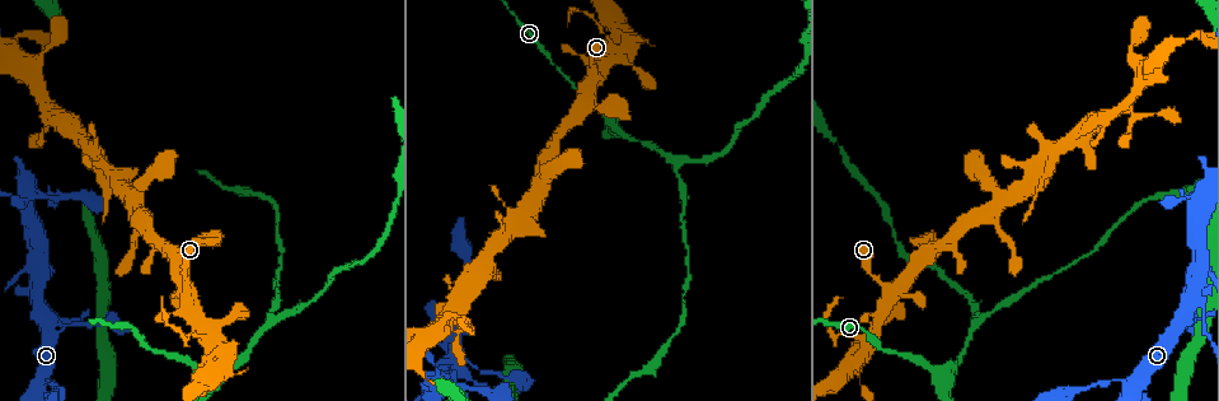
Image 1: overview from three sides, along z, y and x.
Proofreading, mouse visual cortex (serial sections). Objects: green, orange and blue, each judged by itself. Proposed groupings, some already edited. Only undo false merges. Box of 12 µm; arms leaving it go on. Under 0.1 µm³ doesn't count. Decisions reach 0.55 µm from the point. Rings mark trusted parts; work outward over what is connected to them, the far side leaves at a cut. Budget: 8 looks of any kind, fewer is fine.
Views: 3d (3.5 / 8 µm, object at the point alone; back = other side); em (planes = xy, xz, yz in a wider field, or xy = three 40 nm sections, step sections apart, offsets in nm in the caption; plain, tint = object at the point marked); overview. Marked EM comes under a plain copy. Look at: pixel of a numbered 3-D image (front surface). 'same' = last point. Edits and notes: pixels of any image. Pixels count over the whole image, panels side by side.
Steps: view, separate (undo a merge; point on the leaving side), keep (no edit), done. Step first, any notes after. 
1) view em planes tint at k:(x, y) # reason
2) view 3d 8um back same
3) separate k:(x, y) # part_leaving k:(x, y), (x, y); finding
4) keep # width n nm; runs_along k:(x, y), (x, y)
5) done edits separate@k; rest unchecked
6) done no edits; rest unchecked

view 3d 3.5um at 1:(622, 52) # four arms meet

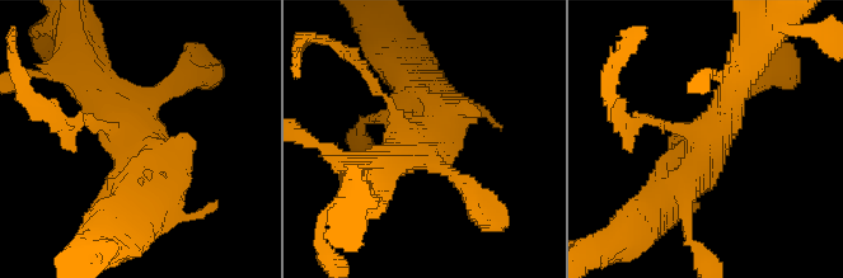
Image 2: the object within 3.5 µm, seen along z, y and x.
view em xy step 3 tint at 2:(709, 142)

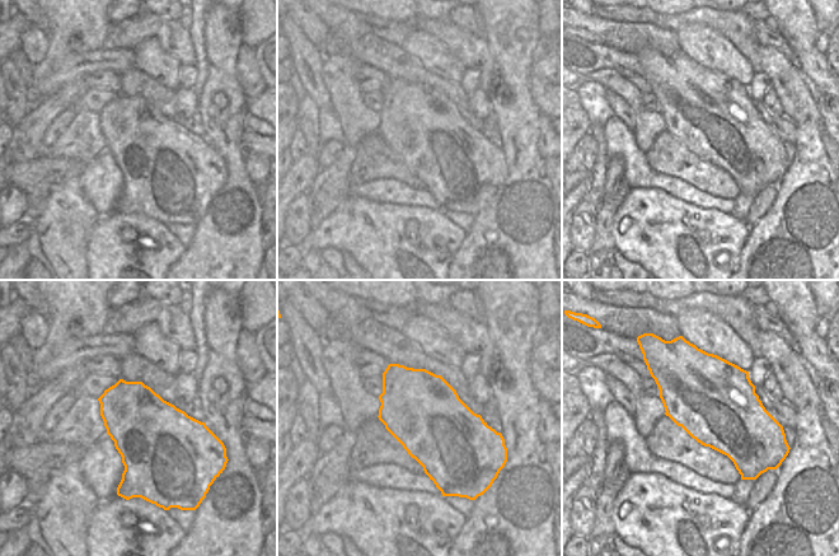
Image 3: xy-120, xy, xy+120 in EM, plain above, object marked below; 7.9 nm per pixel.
view em planes tint same # another direction

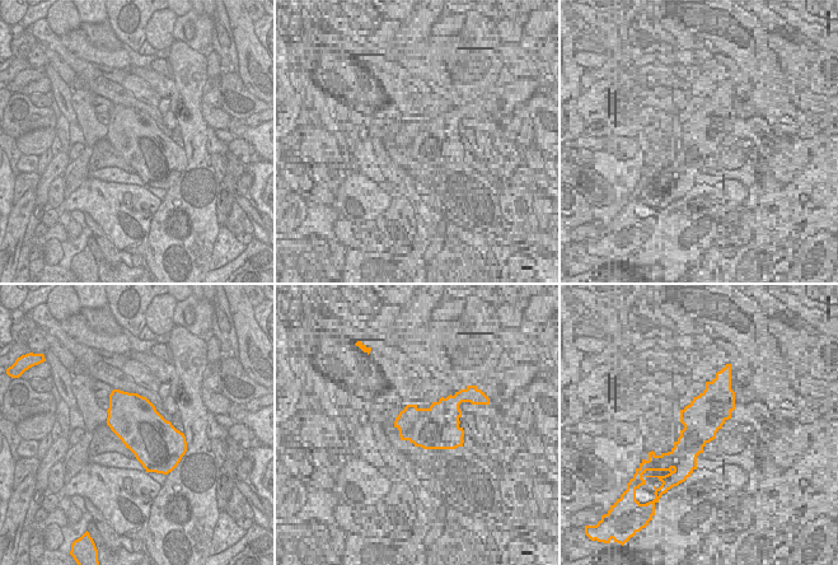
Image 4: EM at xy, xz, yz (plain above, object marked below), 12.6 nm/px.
keep # width 600 nm; runs_along 2:(734, 81), (702, 168), (663, 210); all the same cell

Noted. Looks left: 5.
view 3d 3.5um at 1:(608, 118) # three arms meet

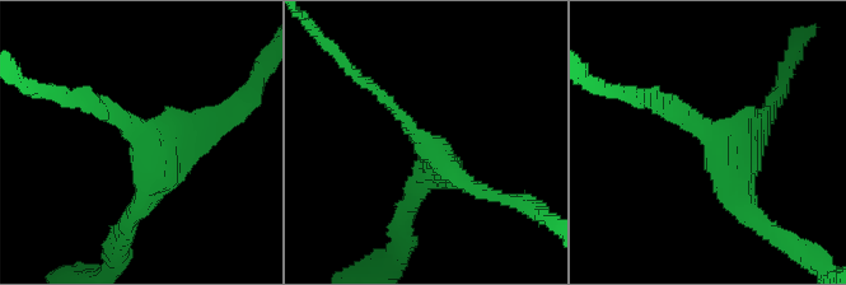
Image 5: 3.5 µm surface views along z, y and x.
view em xy step 3 tint at 5:(428, 147)

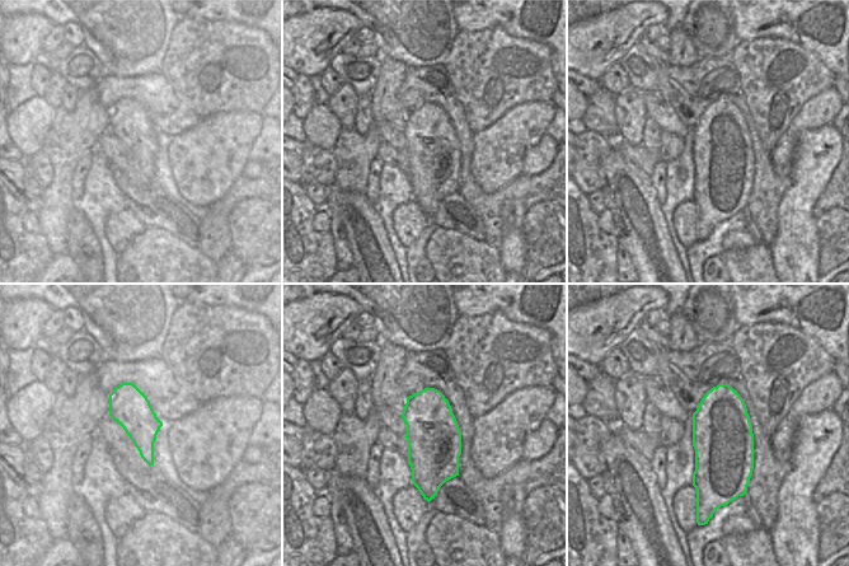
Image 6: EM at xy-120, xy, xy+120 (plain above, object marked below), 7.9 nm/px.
keep # runs_along 5:(374, 90), (440, 162), (491, 195); one cell here

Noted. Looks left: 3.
view 3d 8um at 1:(267, 322) # three-way junction

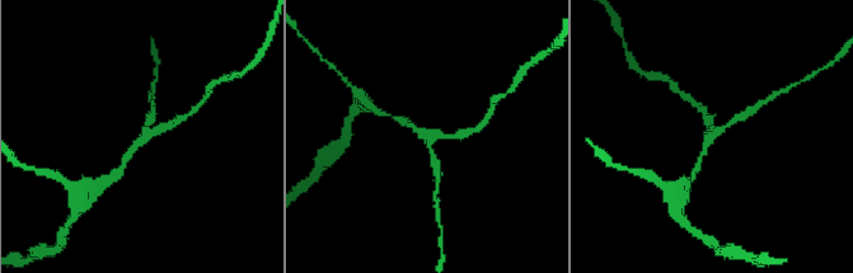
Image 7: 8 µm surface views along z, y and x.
view em xy step 1 tint at 7:(430, 132) # shape alone is not enough

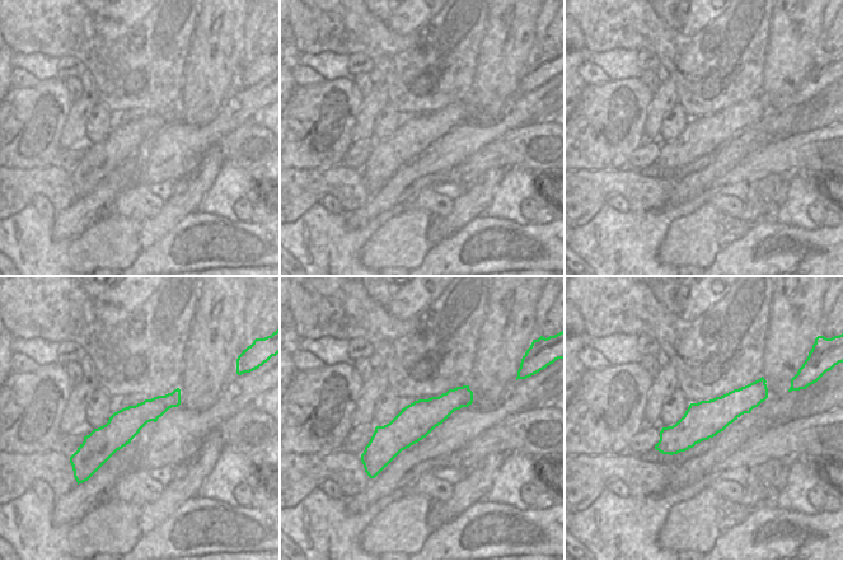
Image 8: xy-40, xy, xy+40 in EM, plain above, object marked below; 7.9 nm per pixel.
keep # runs_along 7:(123, 165), (143, 139), (174, 123); all the same cell

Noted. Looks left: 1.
done no edits; rest unchecked

